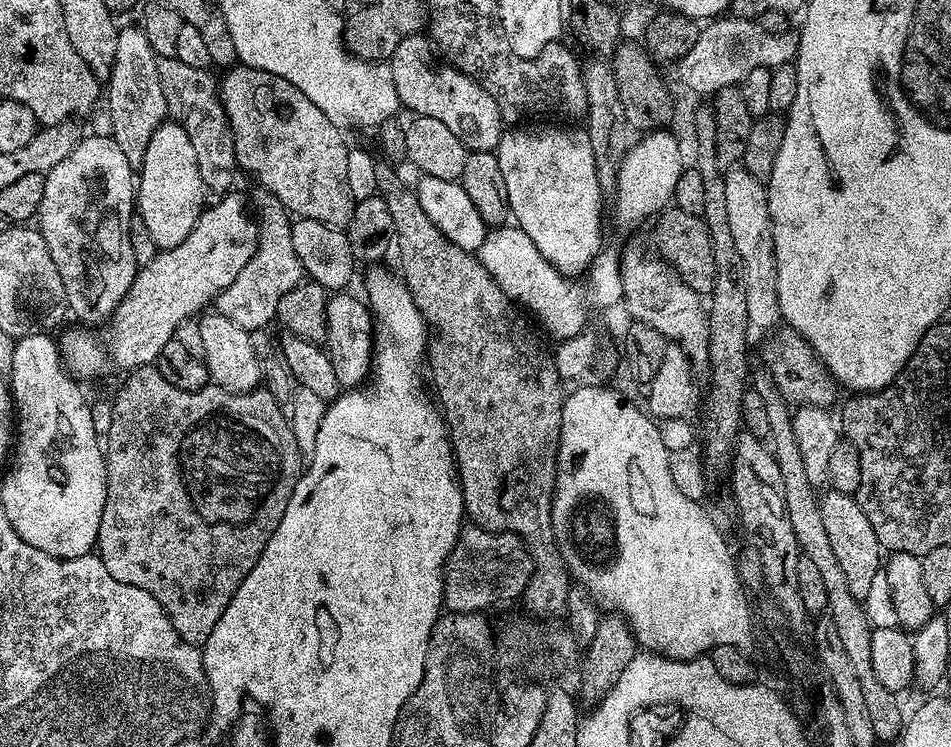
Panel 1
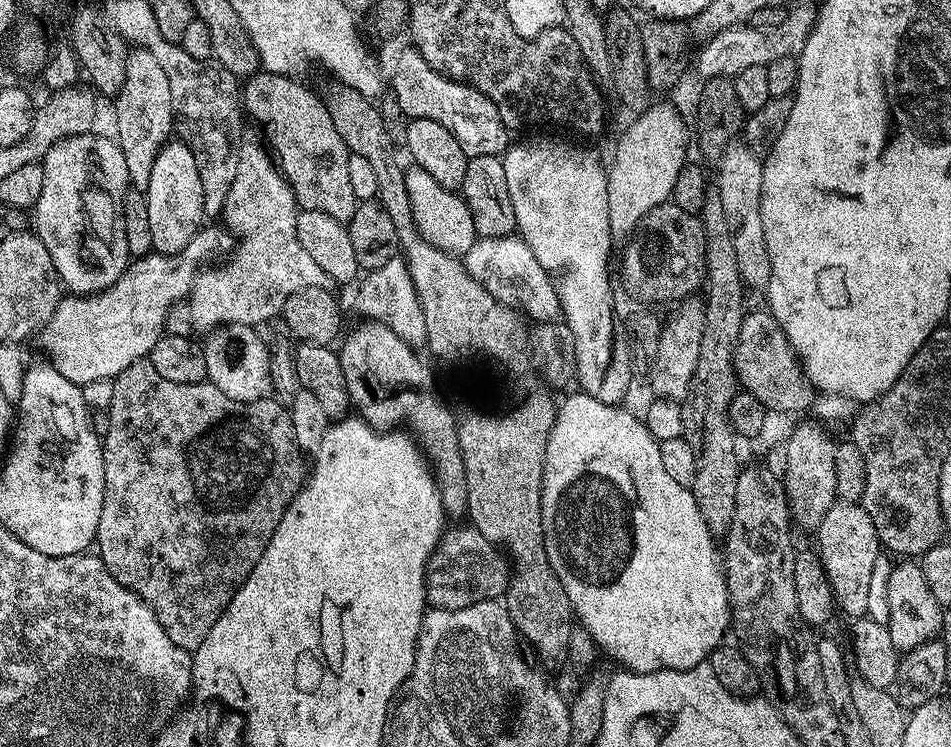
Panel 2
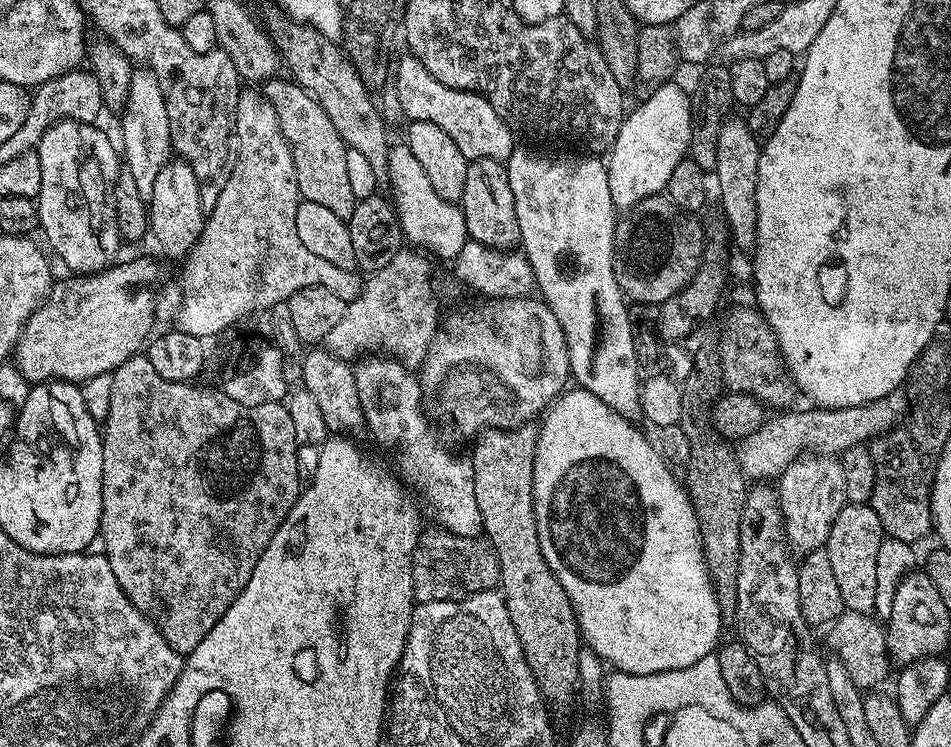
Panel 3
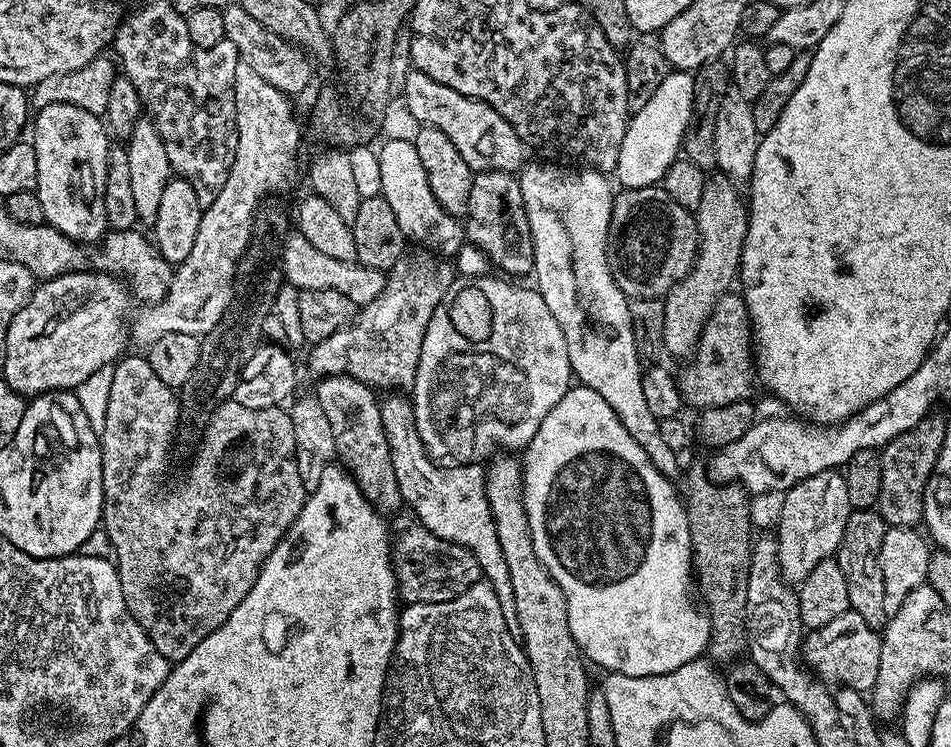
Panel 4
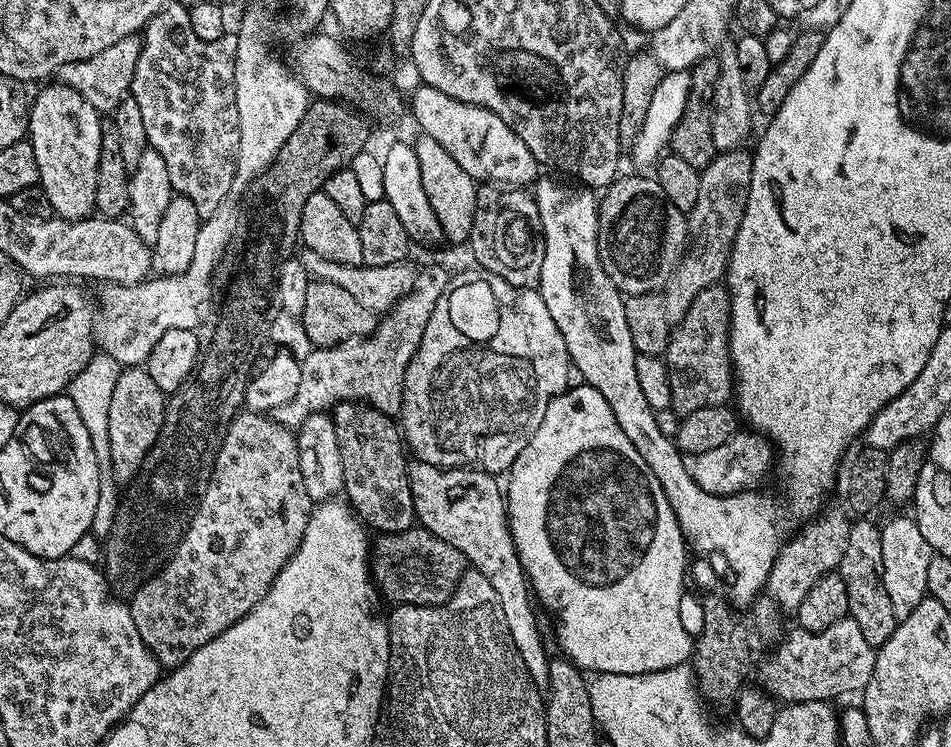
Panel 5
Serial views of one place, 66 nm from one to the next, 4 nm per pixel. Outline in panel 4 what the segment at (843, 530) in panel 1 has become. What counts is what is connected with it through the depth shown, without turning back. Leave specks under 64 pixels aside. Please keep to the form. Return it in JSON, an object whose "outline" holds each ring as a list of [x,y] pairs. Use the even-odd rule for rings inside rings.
{"outline":[[[875,510],[853,511],[846,522],[846,534],[840,543],[838,559],[842,574],[846,574],[846,590],[850,590],[851,611],[862,614],[871,628],[880,630],[888,623],[884,595],[882,594],[882,570],[880,569],[880,547],[886,525],[879,512]]]}

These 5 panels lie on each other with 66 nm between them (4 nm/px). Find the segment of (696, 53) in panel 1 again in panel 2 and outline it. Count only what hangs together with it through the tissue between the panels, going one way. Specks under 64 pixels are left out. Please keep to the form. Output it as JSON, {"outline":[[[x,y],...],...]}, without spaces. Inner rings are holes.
{"outline":[[[796,8],[790,15],[786,14],[778,26],[754,26],[750,22],[736,24],[732,28],[722,30],[714,38],[703,41],[699,45],[700,53],[696,56],[696,68],[704,78],[734,78],[746,66],[766,66],[774,62],[774,58],[786,56],[799,57],[806,46],[806,38],[816,25],[817,9]]]}

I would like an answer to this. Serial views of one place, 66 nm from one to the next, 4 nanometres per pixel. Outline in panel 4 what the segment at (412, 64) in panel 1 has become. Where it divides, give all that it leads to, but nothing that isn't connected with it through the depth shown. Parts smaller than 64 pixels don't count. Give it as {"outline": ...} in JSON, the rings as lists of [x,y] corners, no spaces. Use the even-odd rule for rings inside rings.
{"outline":[[[412,70],[406,78],[406,88],[402,104],[408,107],[408,112],[420,126],[437,128],[454,142],[458,154],[462,154],[462,162],[472,168],[473,173],[499,172],[515,173],[526,163],[525,144],[518,134],[489,104],[475,100],[469,96],[458,94],[458,90],[450,90],[450,86],[442,86],[442,82],[434,82],[425,72]]]}

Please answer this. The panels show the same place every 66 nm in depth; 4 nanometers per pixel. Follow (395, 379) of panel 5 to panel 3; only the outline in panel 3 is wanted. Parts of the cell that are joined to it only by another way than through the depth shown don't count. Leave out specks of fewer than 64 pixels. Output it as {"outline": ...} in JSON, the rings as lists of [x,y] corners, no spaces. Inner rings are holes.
{"outline":[[[413,247],[401,248],[382,270],[365,281],[360,296],[347,303],[342,321],[332,326],[323,340],[325,349],[349,362],[366,355],[383,354],[397,359],[409,370],[419,369],[440,321],[429,260]]]}

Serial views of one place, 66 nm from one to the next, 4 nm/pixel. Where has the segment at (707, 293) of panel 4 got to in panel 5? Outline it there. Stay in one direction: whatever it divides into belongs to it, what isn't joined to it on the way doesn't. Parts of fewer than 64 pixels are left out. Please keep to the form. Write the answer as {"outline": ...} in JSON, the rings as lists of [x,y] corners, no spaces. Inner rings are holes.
{"outline":[[[744,148],[721,152],[705,168],[700,169],[698,198],[694,202],[694,210],[687,213],[688,251],[662,289],[666,314],[672,321],[678,322],[683,318],[694,298],[698,298],[706,286],[721,283],[725,279],[734,238],[738,234],[738,226],[742,226],[751,177],[752,152]]]}

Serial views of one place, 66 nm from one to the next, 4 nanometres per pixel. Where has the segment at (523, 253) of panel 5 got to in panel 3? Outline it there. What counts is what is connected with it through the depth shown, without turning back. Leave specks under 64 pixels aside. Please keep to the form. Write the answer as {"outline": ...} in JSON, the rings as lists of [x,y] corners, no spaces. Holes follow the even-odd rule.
{"outline":[[[482,158],[469,163],[466,170],[466,187],[462,190],[458,205],[464,212],[466,230],[471,239],[501,250],[512,250],[520,244],[514,194],[510,190],[508,169],[501,161]]]}

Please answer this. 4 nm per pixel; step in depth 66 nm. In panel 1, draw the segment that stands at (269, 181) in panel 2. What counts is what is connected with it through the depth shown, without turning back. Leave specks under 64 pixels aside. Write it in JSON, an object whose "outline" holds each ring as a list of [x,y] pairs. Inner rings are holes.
{"outline":[[[260,190],[254,200],[254,208],[260,211],[258,227],[260,241],[256,243],[254,254],[242,272],[222,290],[214,301],[215,311],[222,313],[230,322],[238,322],[238,326],[249,330],[264,328],[276,320],[278,302],[286,290],[305,279],[306,273],[298,254],[294,254],[294,238],[292,237],[292,220],[283,204],[271,193]]]}

